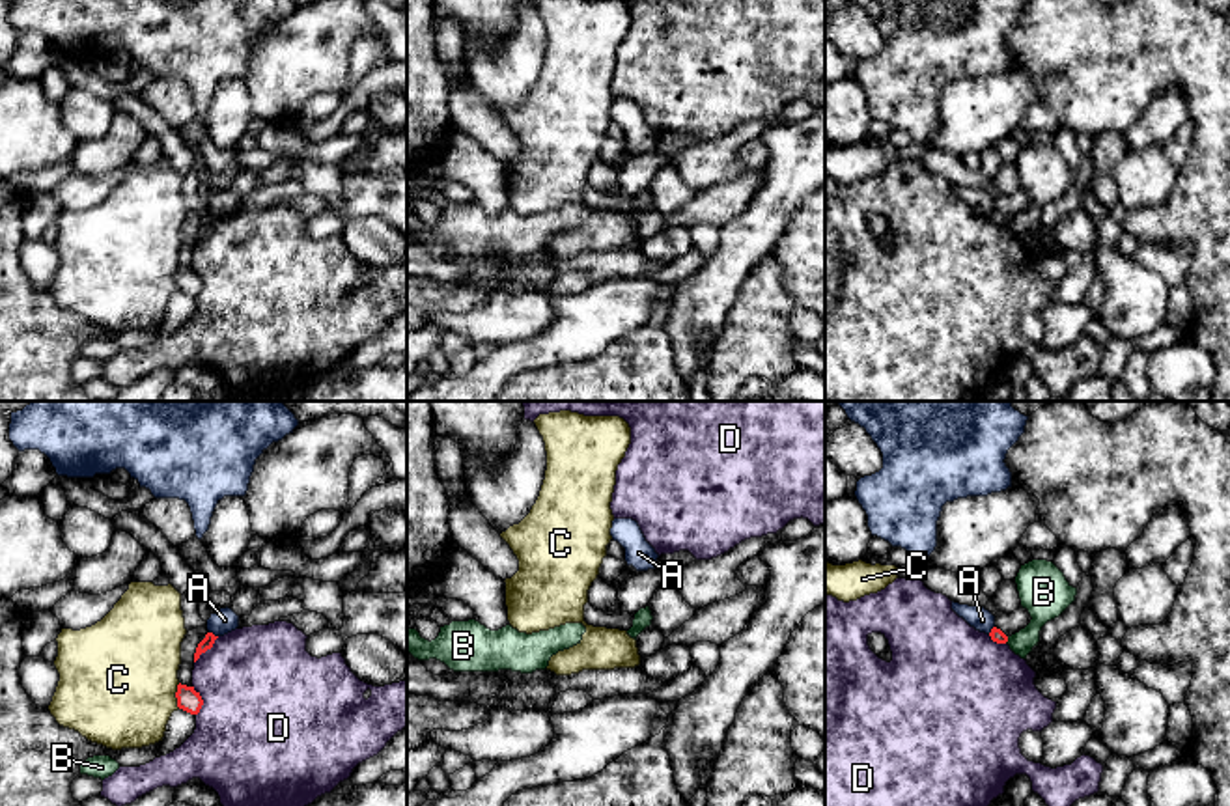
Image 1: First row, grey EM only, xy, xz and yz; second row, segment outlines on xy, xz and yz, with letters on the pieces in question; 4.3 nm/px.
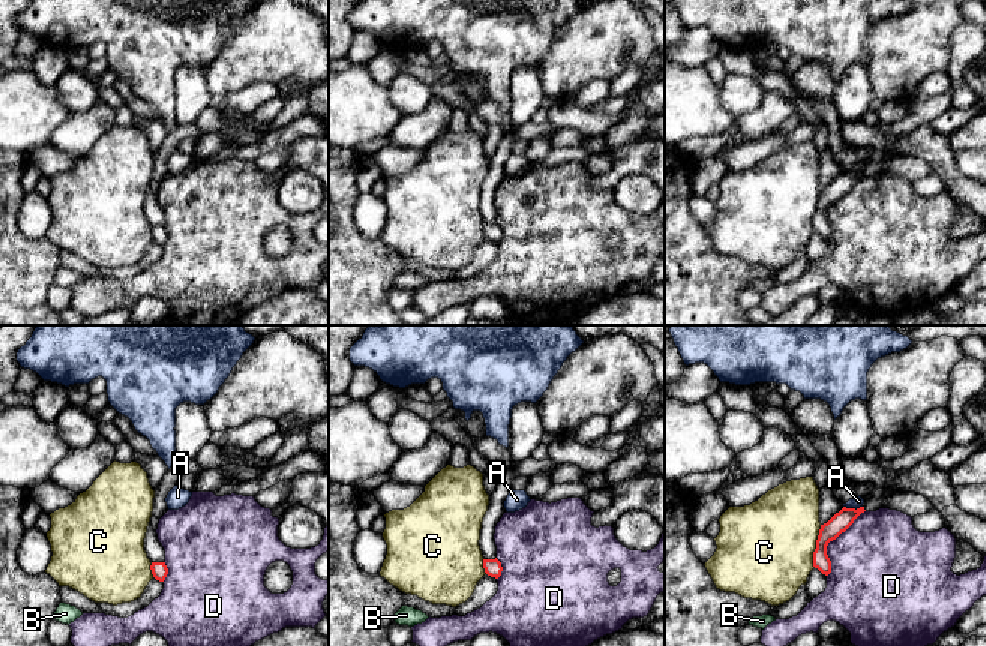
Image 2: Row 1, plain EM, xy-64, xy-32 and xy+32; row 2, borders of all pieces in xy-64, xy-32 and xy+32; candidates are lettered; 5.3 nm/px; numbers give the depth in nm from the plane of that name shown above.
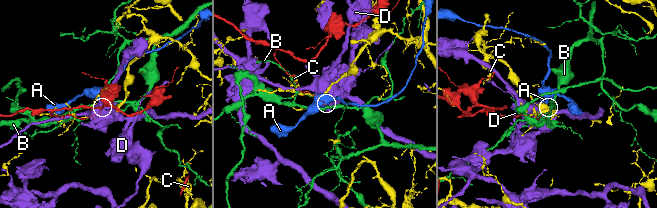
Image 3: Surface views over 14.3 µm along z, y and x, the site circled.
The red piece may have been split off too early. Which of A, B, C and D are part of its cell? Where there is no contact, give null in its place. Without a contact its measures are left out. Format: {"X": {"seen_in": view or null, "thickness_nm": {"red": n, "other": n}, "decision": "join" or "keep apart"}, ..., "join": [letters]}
{"A": {"seen_in": "xy", "thickness_nm": {"red": 50, "other": 110}, "decision": "keep apart"}, "B": {"seen_in": "yz", "thickness_nm": {"red": 60, "other": 190}, "decision": "keep apart"}, "C": {"seen_in": "xy", "thickness_nm": {"red": 100, "other": 480}, "decision": "keep apart"}, "D": {"seen_in": "xy", "thickness_nm": {"red": 100, "other": 500}, "decision": "keep apart"}, "join": []}

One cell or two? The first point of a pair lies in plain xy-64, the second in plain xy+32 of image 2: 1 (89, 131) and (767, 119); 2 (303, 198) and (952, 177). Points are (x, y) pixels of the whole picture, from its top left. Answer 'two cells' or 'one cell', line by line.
1: one cell
2: one cell

